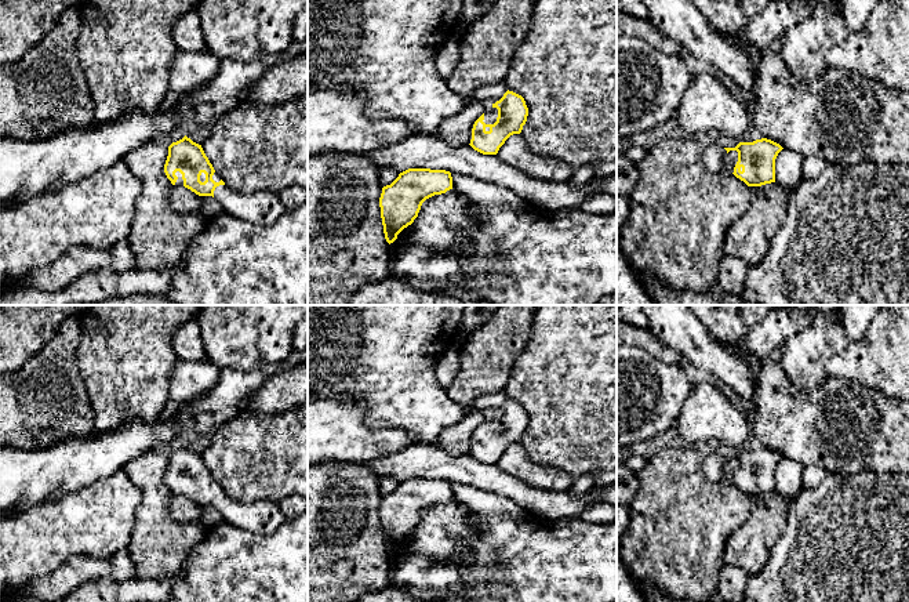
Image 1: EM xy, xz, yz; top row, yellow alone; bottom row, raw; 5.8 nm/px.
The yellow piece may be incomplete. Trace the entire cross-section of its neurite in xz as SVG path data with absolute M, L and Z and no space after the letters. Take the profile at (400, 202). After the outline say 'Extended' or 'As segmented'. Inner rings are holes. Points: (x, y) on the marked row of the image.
M408 168L382 188L379 197L381 218L386 242L390 244L397 235L418 217L422 203L452 189L452 177L446 170Z. As segmented

